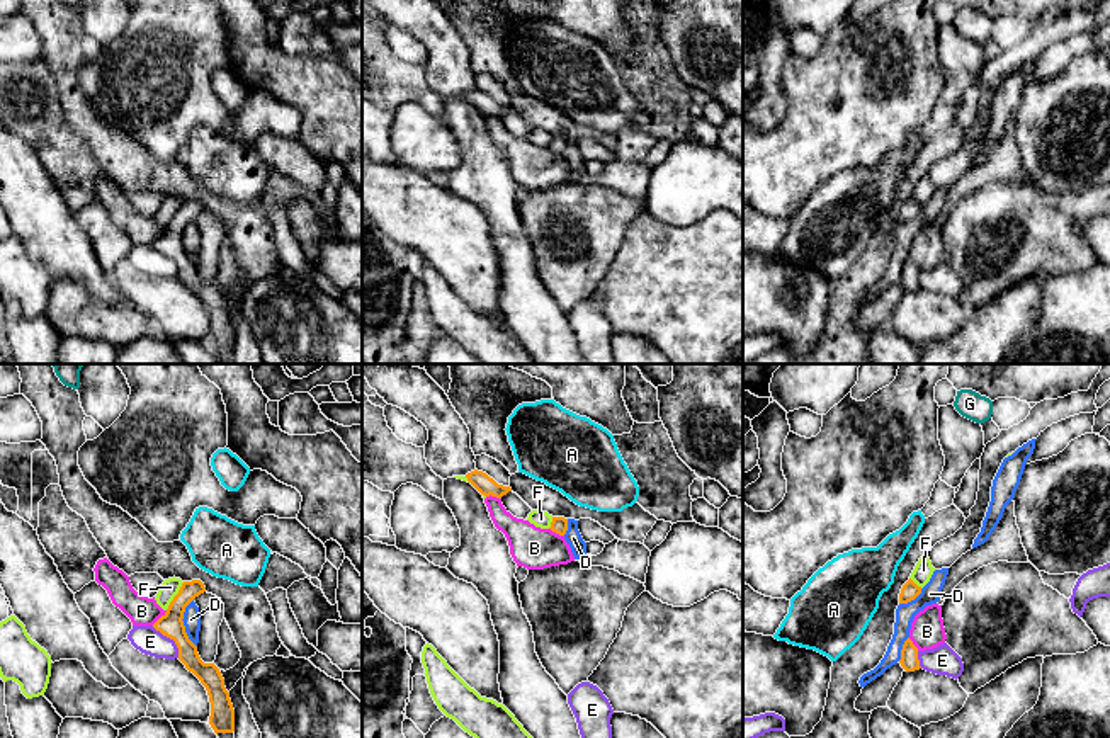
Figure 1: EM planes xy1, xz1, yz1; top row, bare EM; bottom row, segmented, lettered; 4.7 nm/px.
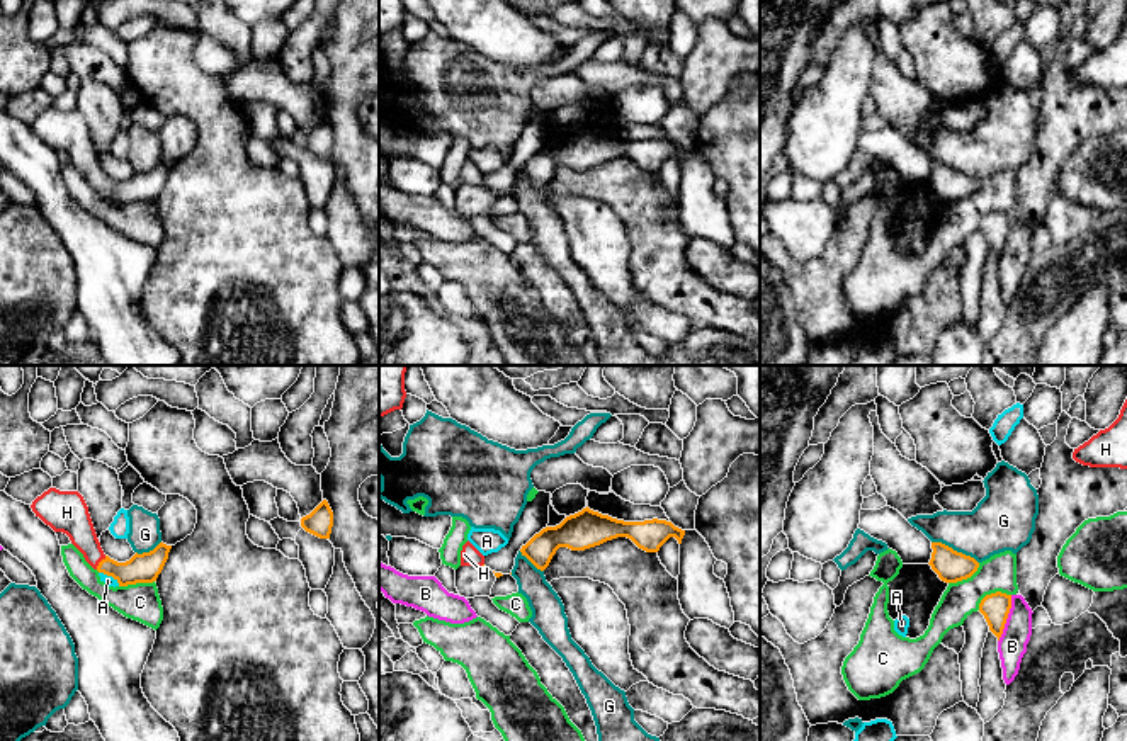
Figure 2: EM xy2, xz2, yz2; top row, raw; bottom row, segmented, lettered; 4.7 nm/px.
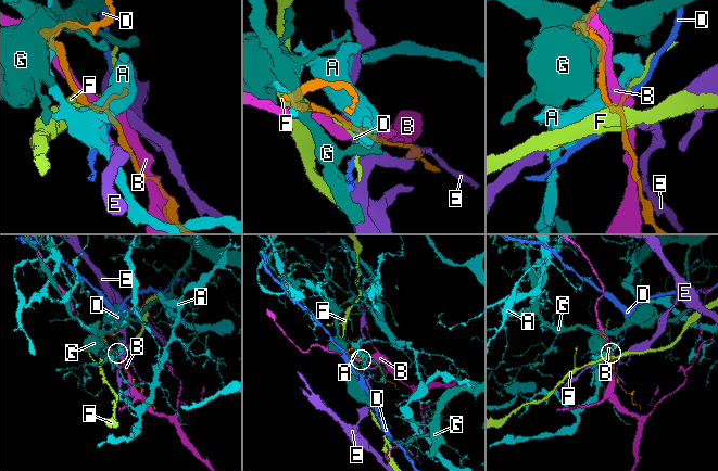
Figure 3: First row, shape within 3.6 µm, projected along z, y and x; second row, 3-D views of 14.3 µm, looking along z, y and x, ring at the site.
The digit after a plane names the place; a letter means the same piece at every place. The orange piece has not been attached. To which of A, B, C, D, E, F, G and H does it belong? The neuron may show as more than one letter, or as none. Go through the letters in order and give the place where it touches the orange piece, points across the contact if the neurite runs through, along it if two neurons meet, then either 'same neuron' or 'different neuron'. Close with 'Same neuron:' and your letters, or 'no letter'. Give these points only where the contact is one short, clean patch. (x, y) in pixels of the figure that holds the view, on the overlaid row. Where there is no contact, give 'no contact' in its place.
A: xy2 (109, 575) | different neuron
B: yz2 (1007, 617) | different neuron
C: yz2 (991, 593) | different neuron
D: xy1 (182, 623) | along xy1 (192, 599), (186, 607), (182, 624), (187, 638), (196, 647) | different neuron
E: xy1 (170, 638) | along xy1 (152, 626), (174, 641), (179, 657) | different neuron
F: xy1 (175, 596) | different neuron
G: yz2 (956, 551) | along yz2 (932, 541), (940, 541), (969, 554), (978, 563) | different neuron
H: xy2 (99, 563) | across xy2 (141, 568), (111, 568), (99, 563), (72, 519) | same neuron
Same neuron: H

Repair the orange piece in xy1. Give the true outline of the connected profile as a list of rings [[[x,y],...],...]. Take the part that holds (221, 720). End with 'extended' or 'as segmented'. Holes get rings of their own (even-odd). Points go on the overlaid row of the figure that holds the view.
[[[201,580],[184,582],[167,612],[153,624],[153,627],[175,641],[178,660],[206,687],[211,702],[209,724],[214,733],[233,733],[235,709],[229,692],[224,687],[224,678],[214,663],[204,663],[201,660],[197,646],[189,639],[182,621],[185,607],[204,592],[206,587]]] | as segmented

